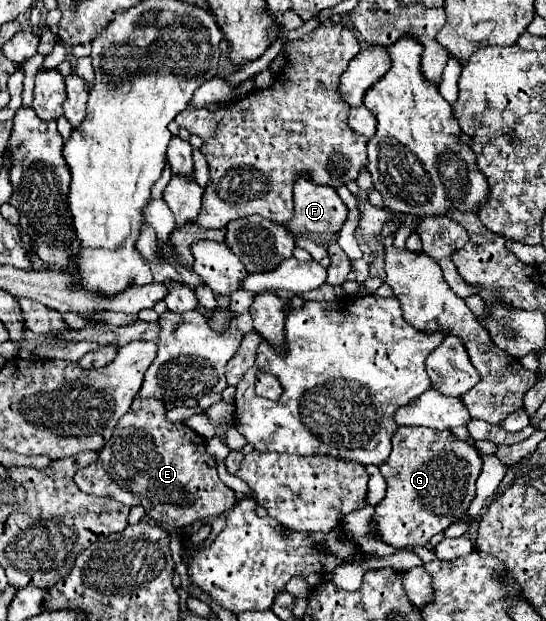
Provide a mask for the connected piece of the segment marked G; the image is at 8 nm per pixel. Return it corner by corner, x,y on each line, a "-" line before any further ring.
398,428
392,436
392,452
384,464
380,464
380,472
386,478
386,496
374,508
372,520
380,540
396,550
400,548
416,548
430,542
430,538
438,532
444,532
452,522
466,514
470,502
476,496
476,480
482,470
482,458
474,444
468,440
456,438
450,430
432,430
432,428

